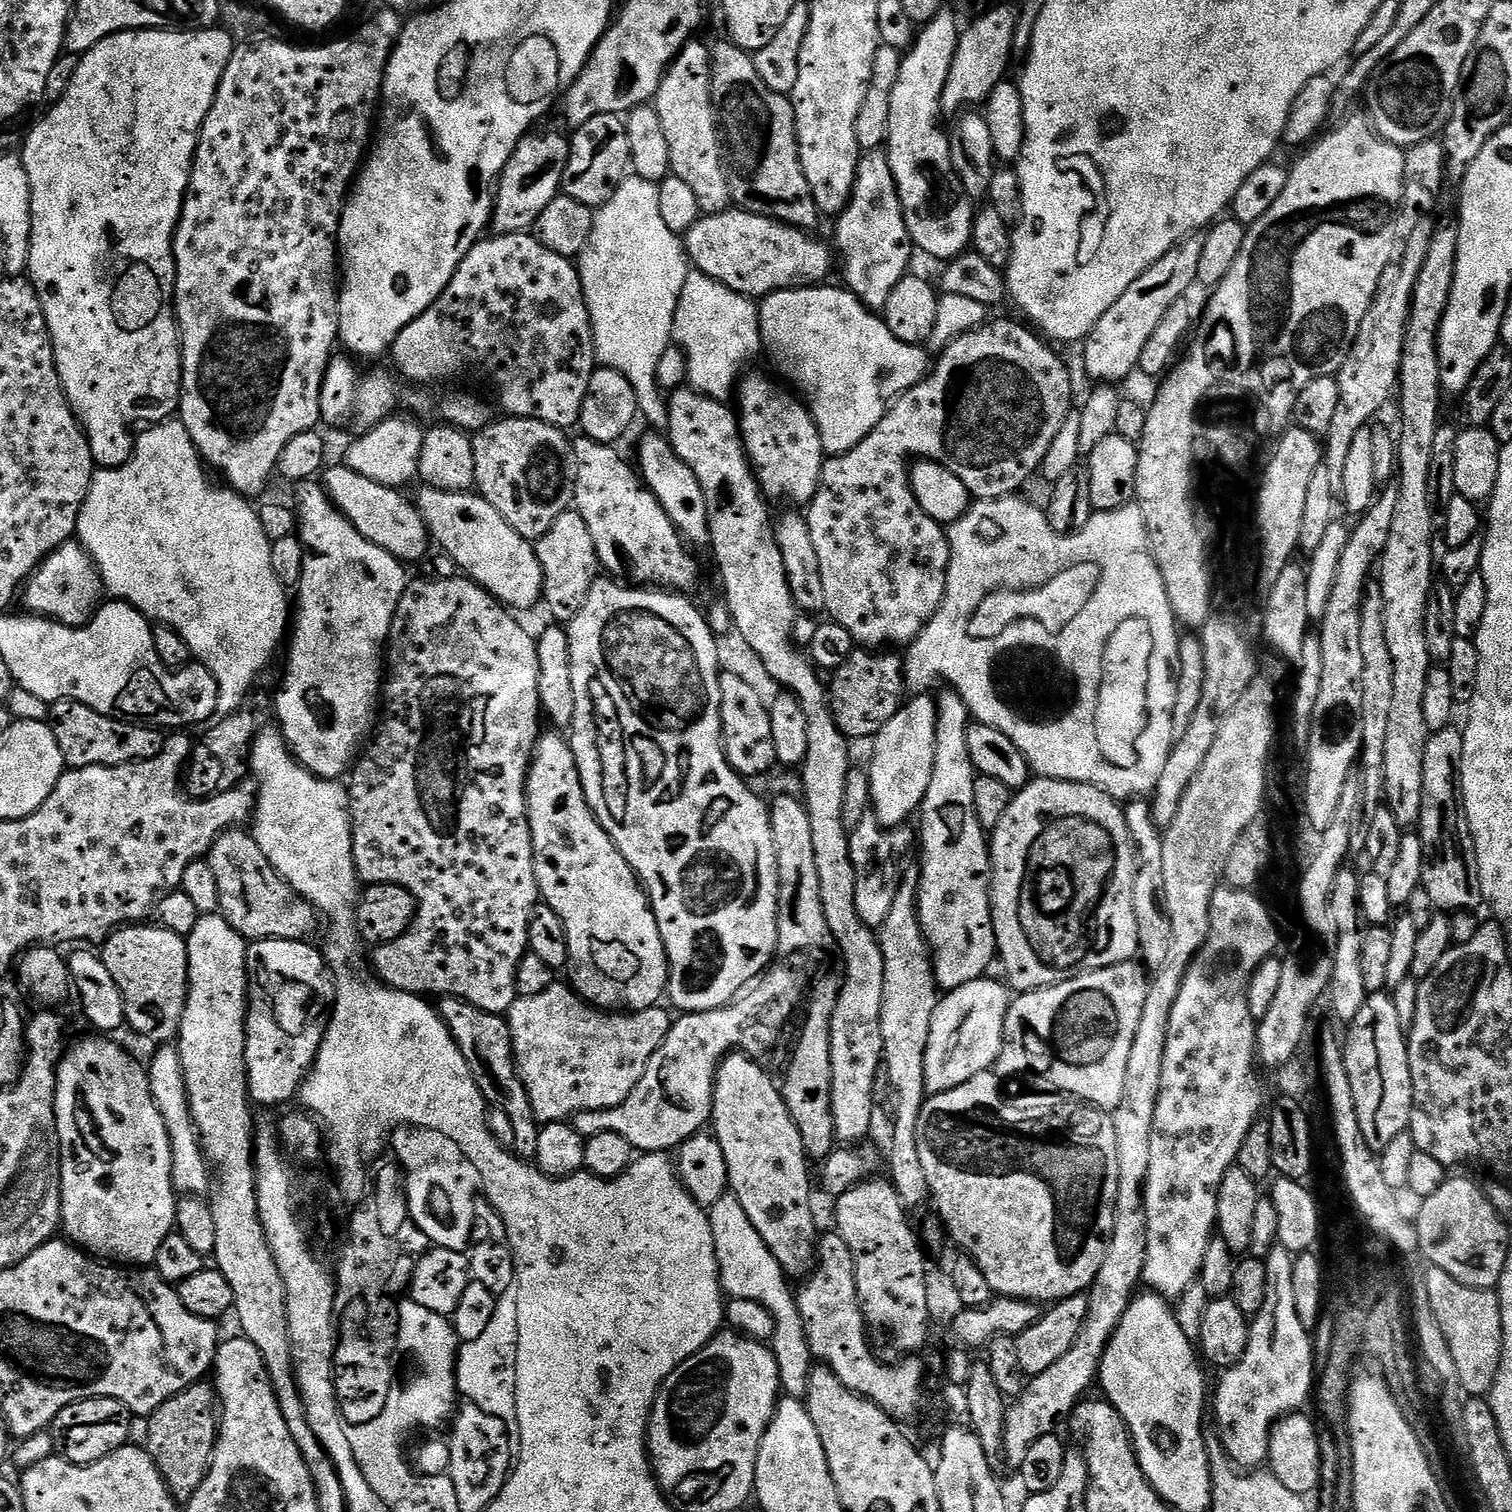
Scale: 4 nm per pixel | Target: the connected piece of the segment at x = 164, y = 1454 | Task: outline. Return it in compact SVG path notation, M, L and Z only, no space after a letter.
M208 1382L192 1384L186 1390L174 1394L174 1398L162 1402L162 1406L158 1406L158 1410L154 1410L148 1420L148 1457L154 1462L172 1497L183 1506L190 1498L194 1498L198 1486L202 1486L216 1449L218 1397L213 1385Z

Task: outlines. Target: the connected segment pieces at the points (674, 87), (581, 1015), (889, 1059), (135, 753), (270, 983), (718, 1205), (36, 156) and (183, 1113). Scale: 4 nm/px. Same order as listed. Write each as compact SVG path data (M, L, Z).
M689 39L672 57L660 78L654 97L658 118L662 118L662 131L670 146L671 175L686 182L698 200L701 213L713 216L733 207L732 186L726 171L726 156L722 151L722 133L712 104L712 65L710 48Z
M554 982L542 990L542 994L517 998L506 1014L514 1042L516 1069L541 1125L568 1122L579 1112L604 1110L626 1102L630 1090L638 1086L638 1078L646 1074L650 1058L654 1058L658 1046L662 1046L666 1034L672 1029L673 1017L667 1016L663 1007L641 1012L601 1010L583 1000L575 988L564 984Z
M905 867L900 885L896 887L894 906L886 914L886 922L878 929L880 953L884 959L882 986L882 1042L883 1067L888 1072L888 1084L896 1095L896 1121L892 1124L892 1145L886 1152L886 1172L903 1202L905 1209L920 1208L930 1200L926 1170L918 1158L918 1118L926 1099L924 1090L924 1063L930 1038L930 1018L936 1009L938 985L930 959L930 949L920 930L916 911L916 893L920 886L920 869Z
M65 699L51 705L50 727L68 768L85 768L99 764L118 766L132 764L136 760L149 760L160 753L166 739L165 733L159 727L131 720L116 720L100 714L80 701Z
M254 940L248 945L246 954L246 970L248 971L248 1011L246 1013L246 1066L248 1067L248 1091L253 1105L265 1104L272 1108L275 1104L284 1104L287 1100L295 1101L300 1091L300 1085L311 1073L320 1052L320 1044L324 1041L326 1017L330 1012L330 976L326 971L326 961L321 949L308 940Z
M728 1190L723 1196L718 1198L711 1207L707 1209L708 1221L710 1222L710 1234L714 1234L714 1254L718 1258L718 1270L720 1271L720 1286L725 1297L736 1299L746 1299L764 1306L773 1316L774 1326L773 1338L770 1341L770 1347L775 1356L782 1354L782 1286L786 1282L786 1277L782 1266L778 1266L778 1258L770 1254L770 1246L762 1242L762 1234L754 1230L754 1222L742 1210L742 1202L731 1190Z
M204 26L199 30L133 30L103 36L75 61L68 83L57 99L61 100L29 130L28 137L24 140L22 159L26 178L30 178L32 215L30 258L26 276L42 302L46 326L52 339L58 378L64 387L68 404L80 421L80 427L88 437L92 456L100 468L117 468L132 457L134 432L128 429L131 424L163 422L177 411L180 402L180 329L176 326L174 311L176 263L172 253L172 239L182 214L184 196L188 193L196 139L200 136L202 122L232 57L233 47L233 37L216 26Z
M160 1046L153 1058L152 1064L147 1065L148 1081L150 1082L150 1090L154 1094L154 1102L158 1106L158 1110L162 1114L162 1118L166 1122L166 1130L170 1134L170 1146L172 1147L172 1186L180 1194L196 1194L196 1176L200 1176L200 1172L210 1172L207 1156L204 1149L200 1146L200 1134L196 1131L196 1124L192 1121L192 1111L188 1105L188 1095L186 1094L186 1086L184 1085L184 1071L180 1065L180 1054L172 1046Z

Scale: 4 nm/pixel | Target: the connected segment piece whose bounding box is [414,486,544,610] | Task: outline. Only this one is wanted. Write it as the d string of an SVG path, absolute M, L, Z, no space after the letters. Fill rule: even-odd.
M427 486L421 489L414 496L414 503L426 522L428 535L440 543L441 550L460 567L457 569L463 575L485 588L509 610L532 608L541 603L544 579L533 541L522 538L522 534L475 491L443 492Z

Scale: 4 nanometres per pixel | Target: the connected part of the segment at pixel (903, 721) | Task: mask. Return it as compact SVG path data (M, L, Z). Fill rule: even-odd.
M916 694L900 705L898 714L882 726L882 730L874 738L872 748L872 765L867 765L866 771L870 782L872 802L871 811L877 820L885 826L900 826L908 819L913 819L914 813L924 801L926 790L930 786L930 778L934 774L934 746L936 745L936 701L928 694Z

